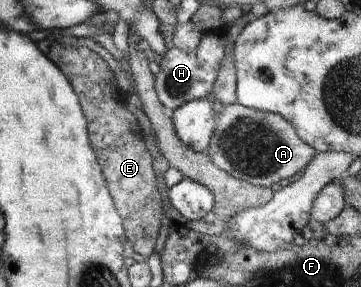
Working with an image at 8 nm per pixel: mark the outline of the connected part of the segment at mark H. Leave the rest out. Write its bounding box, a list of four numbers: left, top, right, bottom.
[155,46,216,110]

